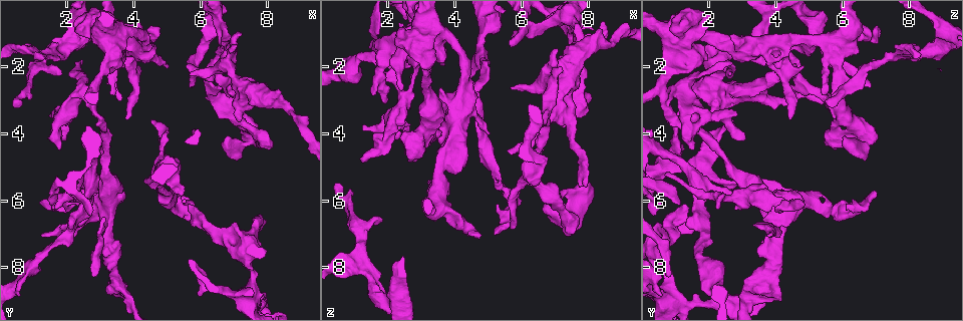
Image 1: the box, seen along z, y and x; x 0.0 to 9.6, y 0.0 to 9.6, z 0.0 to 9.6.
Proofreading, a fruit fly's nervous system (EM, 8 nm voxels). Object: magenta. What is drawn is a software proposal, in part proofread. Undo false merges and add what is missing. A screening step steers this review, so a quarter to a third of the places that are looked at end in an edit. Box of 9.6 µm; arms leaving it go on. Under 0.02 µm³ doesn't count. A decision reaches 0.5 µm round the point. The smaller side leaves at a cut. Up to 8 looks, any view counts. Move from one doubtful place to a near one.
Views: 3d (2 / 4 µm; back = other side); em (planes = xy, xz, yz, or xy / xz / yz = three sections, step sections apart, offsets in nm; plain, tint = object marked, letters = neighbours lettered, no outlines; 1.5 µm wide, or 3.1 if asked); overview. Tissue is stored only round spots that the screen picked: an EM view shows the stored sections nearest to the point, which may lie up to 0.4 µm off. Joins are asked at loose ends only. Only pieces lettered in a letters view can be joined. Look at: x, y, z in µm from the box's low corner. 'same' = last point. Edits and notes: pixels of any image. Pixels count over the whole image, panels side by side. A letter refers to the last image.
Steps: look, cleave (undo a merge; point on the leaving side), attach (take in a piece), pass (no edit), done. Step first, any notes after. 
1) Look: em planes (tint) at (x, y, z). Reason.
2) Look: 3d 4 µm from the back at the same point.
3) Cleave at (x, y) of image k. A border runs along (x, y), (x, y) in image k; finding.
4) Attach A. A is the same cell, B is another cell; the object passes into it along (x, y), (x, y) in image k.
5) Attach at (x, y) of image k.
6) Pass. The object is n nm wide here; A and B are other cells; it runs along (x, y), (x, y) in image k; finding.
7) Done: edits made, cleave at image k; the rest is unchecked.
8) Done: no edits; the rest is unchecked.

Look: 3d 2 µm at (5.60, 6.15, 1.30). Branch stops here.

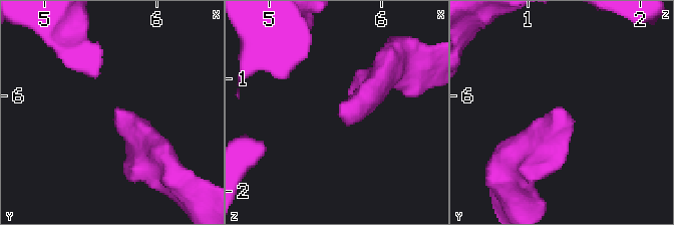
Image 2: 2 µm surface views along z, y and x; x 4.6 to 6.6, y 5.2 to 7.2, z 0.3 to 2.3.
Look: em planes (letters) at (5.64, 6.14, 1.32).

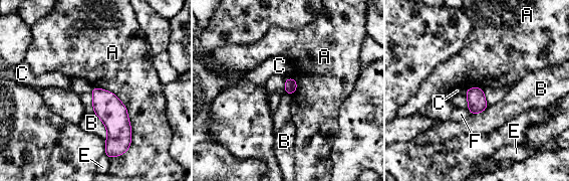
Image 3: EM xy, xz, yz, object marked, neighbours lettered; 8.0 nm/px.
Pass. A, B, C, E and F are other cells; a border runs along (94, 85), (126, 110), (119, 156) in image 3; none of them fits.

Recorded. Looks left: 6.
Look: 3d 2 µm at (2.40, 1.85, 2.60). Free end.

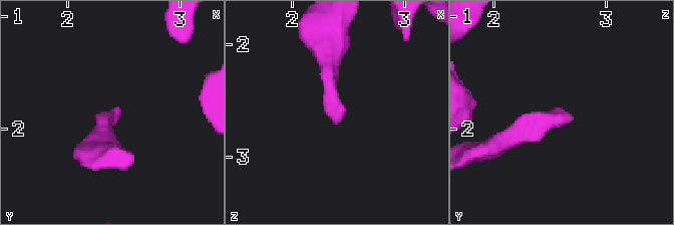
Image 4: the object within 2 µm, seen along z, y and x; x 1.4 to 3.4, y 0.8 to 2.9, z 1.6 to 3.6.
Look: em planes (letters) at (2.42, 1.86, 2.66). Shape alone is not enough.

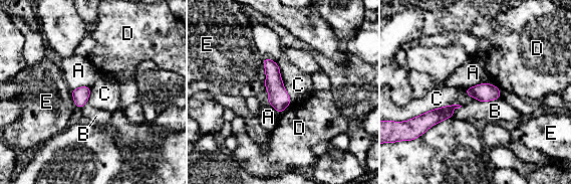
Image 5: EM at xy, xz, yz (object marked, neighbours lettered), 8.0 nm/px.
Pass. A, B, C, D and E are other cells; a border runs along (290, 103), (280, 113) in image 5; none of them fits.

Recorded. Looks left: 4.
Look: 3d 2 µm from the back at (1.50, 1.60, 8.35). Three arms meet.

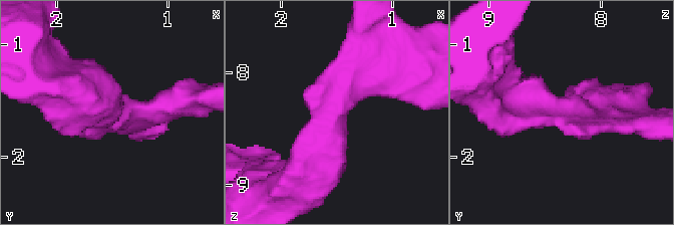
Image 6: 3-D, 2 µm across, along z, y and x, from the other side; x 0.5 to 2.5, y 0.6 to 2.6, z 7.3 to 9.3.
Look: em yz step 4 (letters) at (1.50, 1.62, 8.38). 3 arms meet here; the arms are 190, 280, 360 nm wide; now the EM.

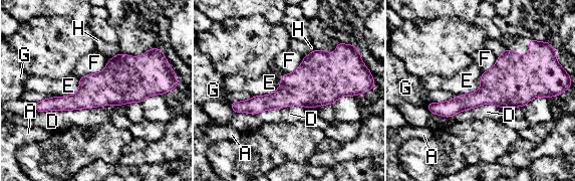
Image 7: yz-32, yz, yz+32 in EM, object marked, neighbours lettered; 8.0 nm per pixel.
Pass. The longest contact is with D, 600 nm; A, D, E, F, G and H are other cells; it runs along (157, 87), (104, 87), (38, 108) in image 7; one cell here.

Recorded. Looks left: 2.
Done: no edits; the rest is unchecked.

